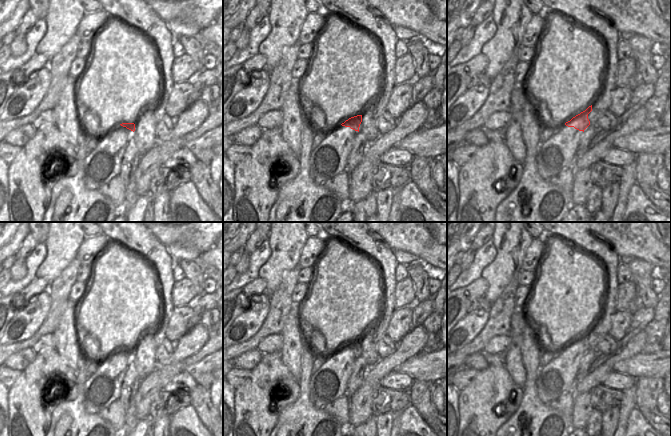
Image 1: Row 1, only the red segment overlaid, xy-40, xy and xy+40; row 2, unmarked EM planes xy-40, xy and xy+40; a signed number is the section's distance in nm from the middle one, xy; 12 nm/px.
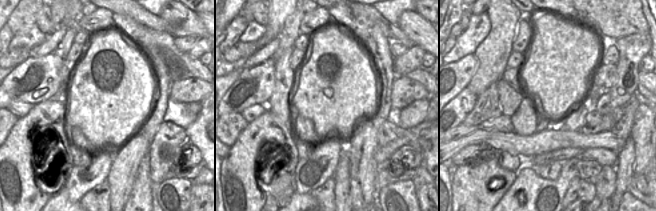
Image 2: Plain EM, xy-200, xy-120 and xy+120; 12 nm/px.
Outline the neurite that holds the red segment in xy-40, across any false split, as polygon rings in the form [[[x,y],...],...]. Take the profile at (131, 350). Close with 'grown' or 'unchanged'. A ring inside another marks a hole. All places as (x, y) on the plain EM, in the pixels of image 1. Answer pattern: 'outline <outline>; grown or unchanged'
outline [[[122,347],[101,359],[96,372],[84,384],[84,408],[95,414],[120,398],[122,384],[134,347]]]; grown

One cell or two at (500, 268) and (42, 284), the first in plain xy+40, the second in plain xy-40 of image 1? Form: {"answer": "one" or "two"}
{"answer": "two"}

